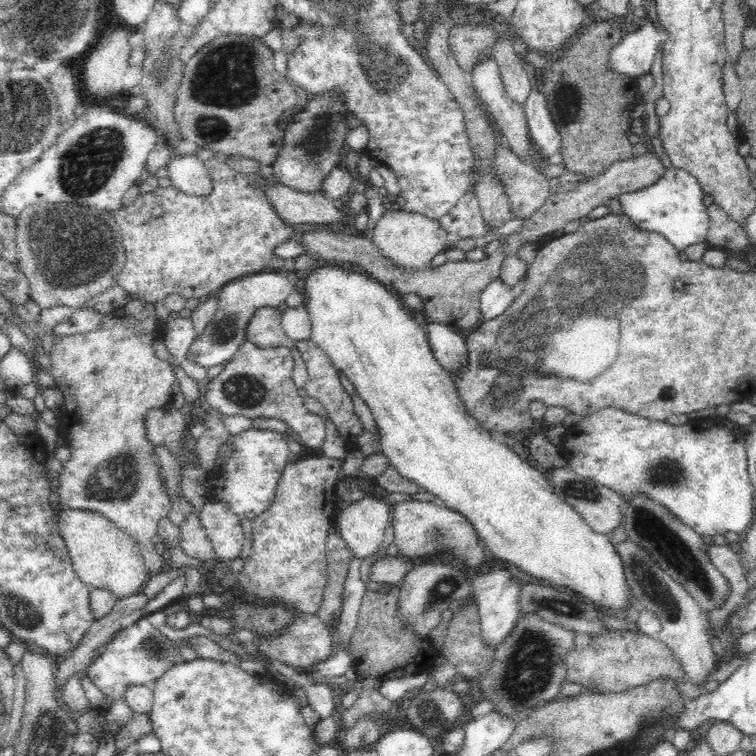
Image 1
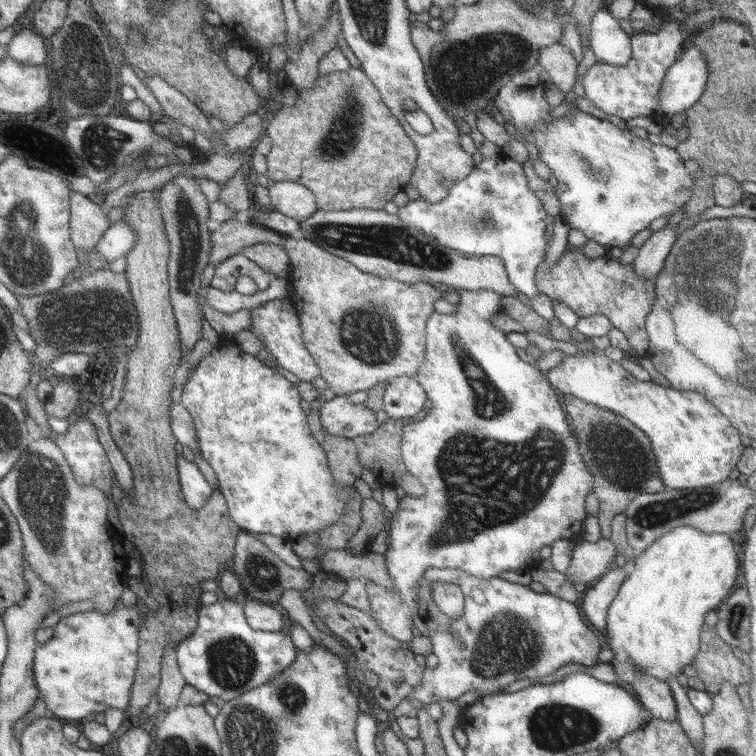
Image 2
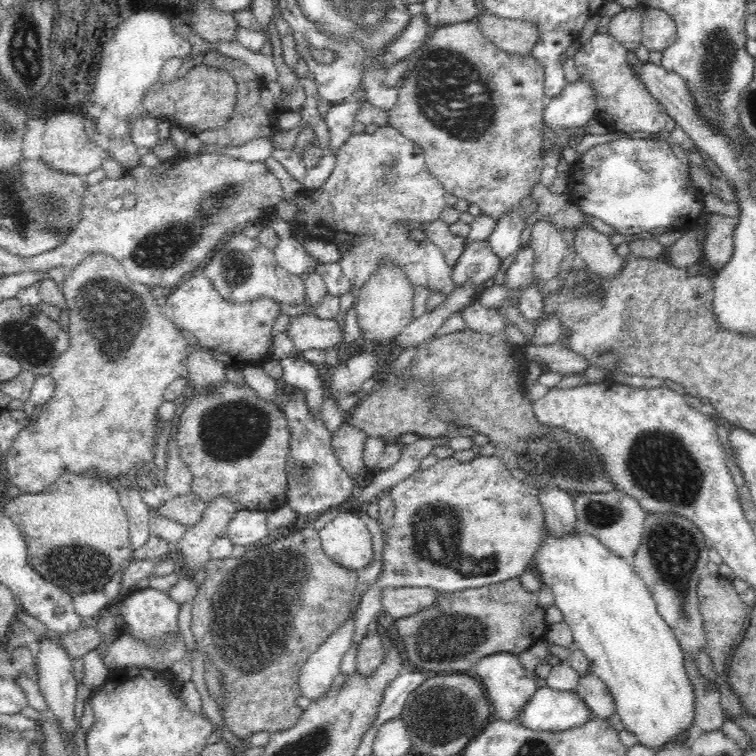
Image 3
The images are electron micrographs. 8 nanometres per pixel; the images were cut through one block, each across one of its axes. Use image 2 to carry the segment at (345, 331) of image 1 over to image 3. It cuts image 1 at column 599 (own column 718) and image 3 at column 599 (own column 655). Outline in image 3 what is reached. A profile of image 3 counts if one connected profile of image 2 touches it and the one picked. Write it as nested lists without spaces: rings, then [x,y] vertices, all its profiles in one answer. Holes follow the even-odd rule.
[[[542,488],[542,490],[539,491],[539,498],[544,508],[547,534],[539,551],[536,552],[535,559],[532,560],[531,569],[539,577],[541,582],[546,583],[546,585],[552,589],[555,598],[554,603],[561,610],[564,622],[566,622],[572,630],[575,646],[584,651],[584,654],[588,656],[589,663],[591,664],[590,670],[597,677],[600,677],[600,679],[604,681],[605,686],[608,687],[613,702],[616,704],[617,716],[622,720],[625,730],[632,733],[632,735],[638,739],[640,745],[658,753],[673,743],[683,743],[688,736],[688,730],[692,731],[693,724],[695,723],[695,691],[694,688],[692,688],[690,676],[688,676],[687,665],[684,664],[683,648],[680,647],[675,632],[672,631],[667,621],[660,616],[660,613],[657,611],[656,601],[652,598],[652,593],[650,593],[644,581],[635,573],[631,561],[612,554],[596,536],[578,531],[573,504],[574,496],[570,496],[568,492],[561,488]]]

